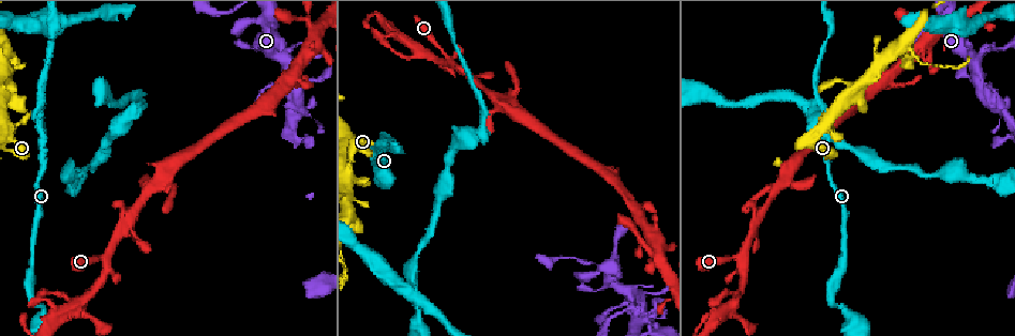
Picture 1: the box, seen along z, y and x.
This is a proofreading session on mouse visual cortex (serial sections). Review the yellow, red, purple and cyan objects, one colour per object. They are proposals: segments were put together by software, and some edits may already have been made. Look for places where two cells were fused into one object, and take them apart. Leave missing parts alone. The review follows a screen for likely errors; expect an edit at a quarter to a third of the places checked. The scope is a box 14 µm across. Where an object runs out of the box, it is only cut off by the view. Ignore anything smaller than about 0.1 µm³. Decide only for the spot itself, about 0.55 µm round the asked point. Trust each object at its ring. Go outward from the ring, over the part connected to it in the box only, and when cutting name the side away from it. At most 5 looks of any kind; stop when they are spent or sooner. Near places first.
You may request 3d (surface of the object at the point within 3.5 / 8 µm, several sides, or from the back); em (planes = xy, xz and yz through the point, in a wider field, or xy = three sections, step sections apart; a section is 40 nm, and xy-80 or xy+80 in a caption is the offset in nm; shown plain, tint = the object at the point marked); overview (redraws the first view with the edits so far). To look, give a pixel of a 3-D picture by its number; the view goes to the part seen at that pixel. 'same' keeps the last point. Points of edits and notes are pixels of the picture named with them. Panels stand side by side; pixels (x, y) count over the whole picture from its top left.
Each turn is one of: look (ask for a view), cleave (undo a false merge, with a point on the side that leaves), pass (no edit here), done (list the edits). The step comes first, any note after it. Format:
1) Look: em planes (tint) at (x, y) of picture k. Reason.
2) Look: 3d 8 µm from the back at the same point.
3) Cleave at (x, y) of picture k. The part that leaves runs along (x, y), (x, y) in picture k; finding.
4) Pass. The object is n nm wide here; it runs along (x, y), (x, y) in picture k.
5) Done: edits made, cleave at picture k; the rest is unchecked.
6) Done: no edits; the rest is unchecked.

Look: 3d 3.5 µm at (737, 255) of picture 1. Sharp bend.

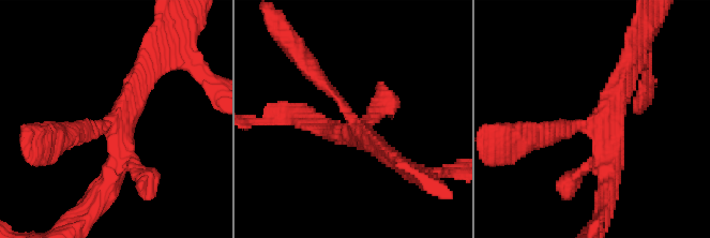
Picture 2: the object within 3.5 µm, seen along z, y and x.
Look: em xy step 2 (tint) at (350, 115) of picture 2. 3 arms meet here; the arms are 250, 300, 300 nm wide; need the tissue.

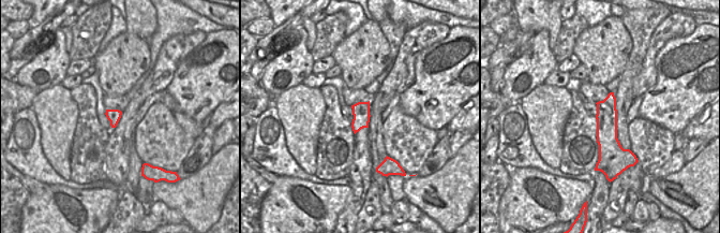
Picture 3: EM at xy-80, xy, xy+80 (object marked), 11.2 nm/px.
Look: em xy step 1 (tint) at the same point. Cut it another way.

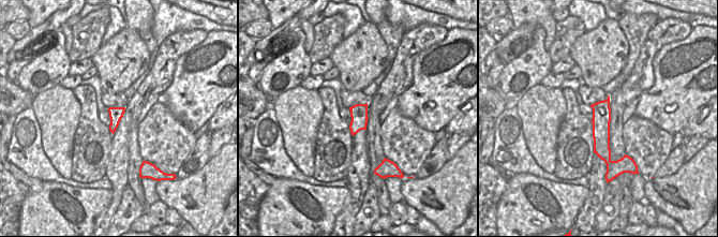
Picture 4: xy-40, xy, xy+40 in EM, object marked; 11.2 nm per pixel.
Pass. It runs along (306, 63), (379, 149) in picture 2; continuous, no second cell.

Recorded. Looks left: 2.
Look: 3d 8 µm at (357, 219) of picture 1. A narrow waist.

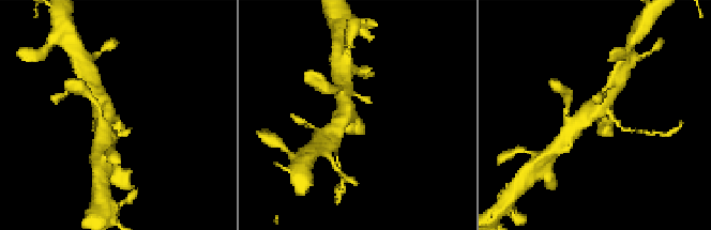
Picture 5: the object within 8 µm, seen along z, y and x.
Look: em xy step 3 (tint) at (360, 119) of picture 5.

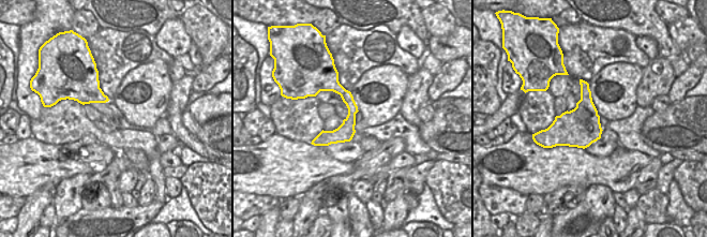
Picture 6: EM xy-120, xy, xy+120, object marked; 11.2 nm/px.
Pass. All the same cell.

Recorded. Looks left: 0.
Done: no edits; the rest is unchecked.

